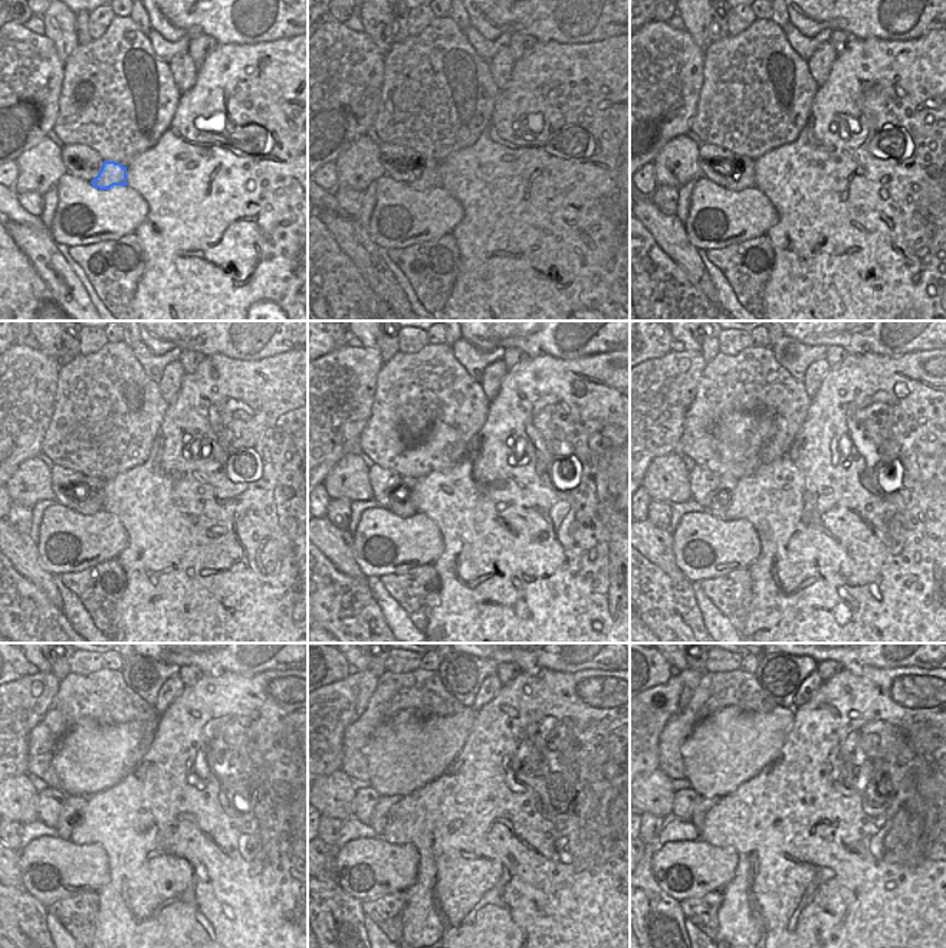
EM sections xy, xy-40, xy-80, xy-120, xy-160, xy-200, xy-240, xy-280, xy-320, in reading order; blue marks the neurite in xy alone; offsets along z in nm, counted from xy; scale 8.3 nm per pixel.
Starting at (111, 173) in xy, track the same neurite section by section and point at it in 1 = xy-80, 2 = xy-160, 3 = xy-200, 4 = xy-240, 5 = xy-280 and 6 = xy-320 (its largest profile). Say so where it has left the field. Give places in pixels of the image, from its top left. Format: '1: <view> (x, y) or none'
1: xy-80 (745, 177)
2: xy-160 (401, 504)
3: xy-200 (721, 501)
4: xy-240 (71, 816)
5: xy-280 (378, 820)
6: xy-320 (703, 804)

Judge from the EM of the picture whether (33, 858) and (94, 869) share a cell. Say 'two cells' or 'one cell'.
one cell

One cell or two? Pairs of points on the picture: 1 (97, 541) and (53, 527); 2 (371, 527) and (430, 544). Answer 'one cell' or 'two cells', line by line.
1: one cell
2: one cell

